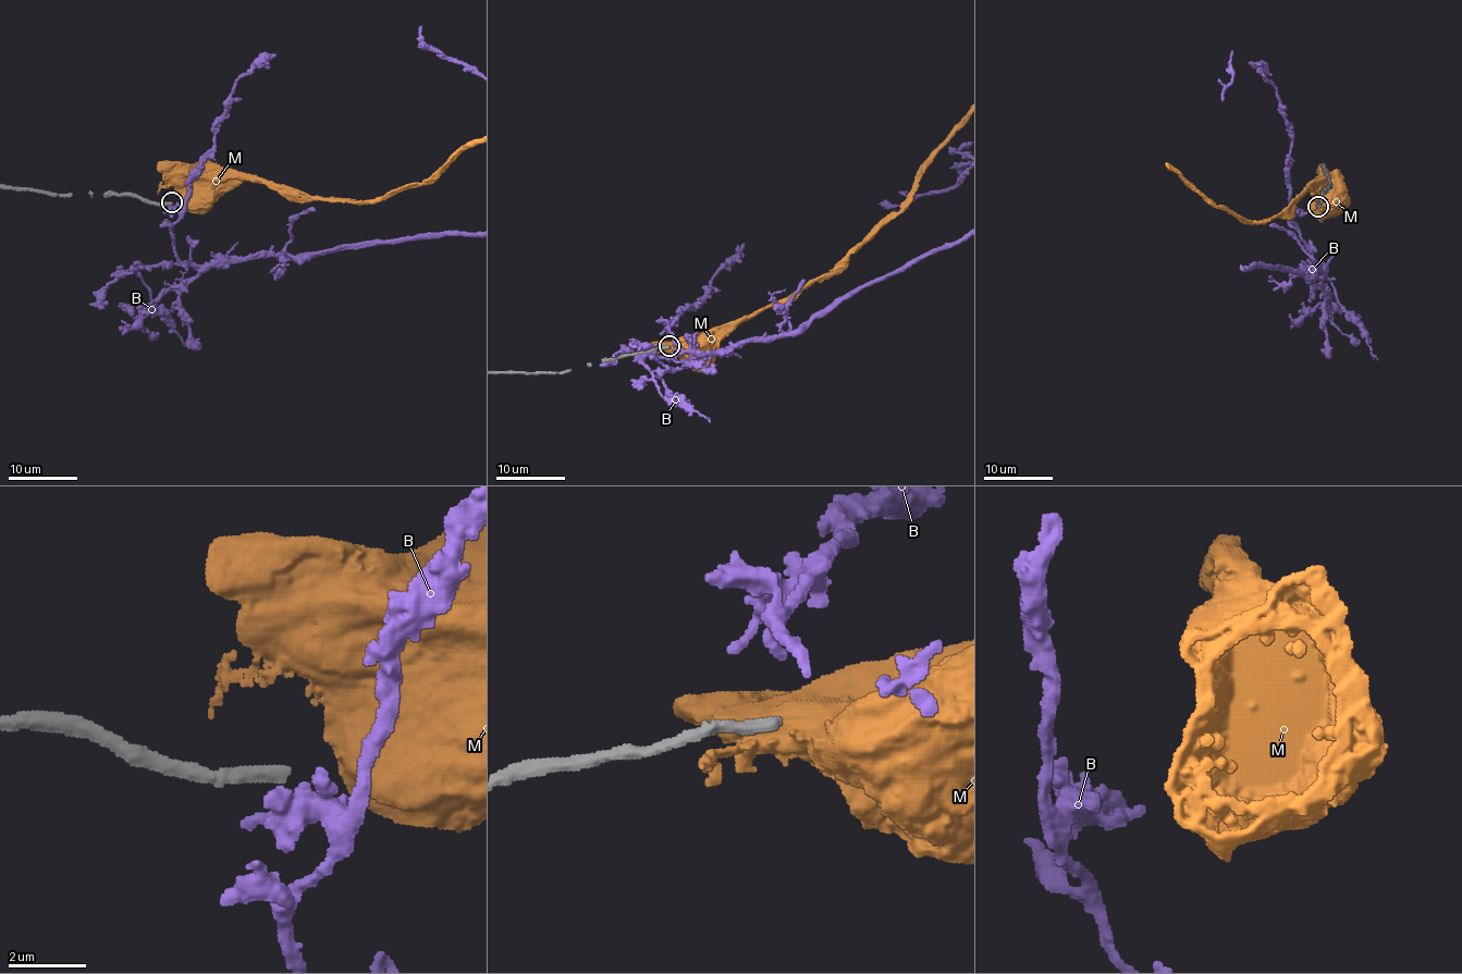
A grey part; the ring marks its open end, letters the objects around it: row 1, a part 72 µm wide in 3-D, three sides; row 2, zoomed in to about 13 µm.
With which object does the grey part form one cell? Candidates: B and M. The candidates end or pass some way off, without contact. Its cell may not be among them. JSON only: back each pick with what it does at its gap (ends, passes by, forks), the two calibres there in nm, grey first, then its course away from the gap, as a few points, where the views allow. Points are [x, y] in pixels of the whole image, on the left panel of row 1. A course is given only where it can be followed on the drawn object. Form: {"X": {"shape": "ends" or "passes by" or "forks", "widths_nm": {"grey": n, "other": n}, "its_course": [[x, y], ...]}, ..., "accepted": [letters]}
{"accepted": []}

